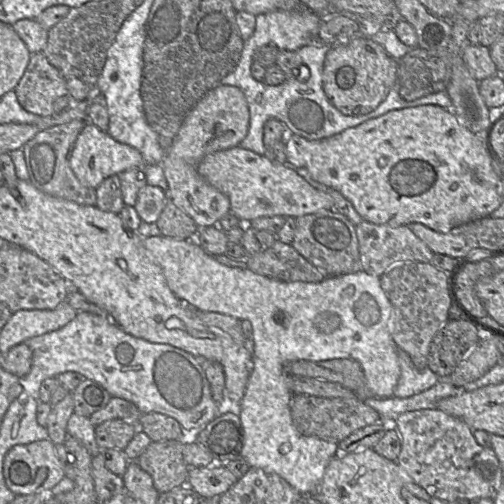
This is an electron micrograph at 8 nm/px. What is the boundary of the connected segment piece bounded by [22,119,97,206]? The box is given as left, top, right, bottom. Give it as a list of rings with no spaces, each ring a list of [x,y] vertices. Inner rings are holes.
[[[75,119],[40,130],[23,147],[30,182],[40,191],[80,205],[96,206],[96,189],[83,185],[69,165],[69,156],[77,136],[85,126],[84,119]]]

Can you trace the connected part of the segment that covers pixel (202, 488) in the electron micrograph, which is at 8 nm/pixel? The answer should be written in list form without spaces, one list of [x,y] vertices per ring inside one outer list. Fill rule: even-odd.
[[[223,464],[202,468],[190,468],[187,485],[202,499],[221,496],[238,479]]]

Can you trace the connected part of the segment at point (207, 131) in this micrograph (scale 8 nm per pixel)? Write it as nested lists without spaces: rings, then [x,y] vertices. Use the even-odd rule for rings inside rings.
[[[219,85],[208,92],[186,118],[171,148],[162,162],[168,184],[167,196],[197,224],[199,229],[218,226],[220,219],[230,213],[230,200],[198,173],[198,165],[208,154],[239,147],[246,137],[250,112],[246,97],[235,86]]]

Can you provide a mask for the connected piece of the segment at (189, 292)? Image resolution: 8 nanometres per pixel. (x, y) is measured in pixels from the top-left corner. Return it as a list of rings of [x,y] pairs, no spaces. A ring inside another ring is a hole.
[[[160,235],[143,238],[143,244],[150,257],[161,267],[170,290],[187,306],[251,322],[254,368],[239,405],[239,417],[244,429],[241,458],[251,468],[261,468],[279,475],[301,495],[316,495],[327,465],[337,454],[338,443],[299,434],[291,417],[290,401],[293,393],[286,383],[285,365],[296,360],[354,360],[360,364],[365,375],[365,386],[354,392],[355,397],[362,401],[372,397],[391,397],[400,378],[401,369],[398,346],[392,337],[393,307],[381,287],[380,277],[360,270],[355,273],[327,276],[323,281],[315,283],[283,282],[256,274],[247,267],[231,268],[222,265],[195,240],[179,240]]]

